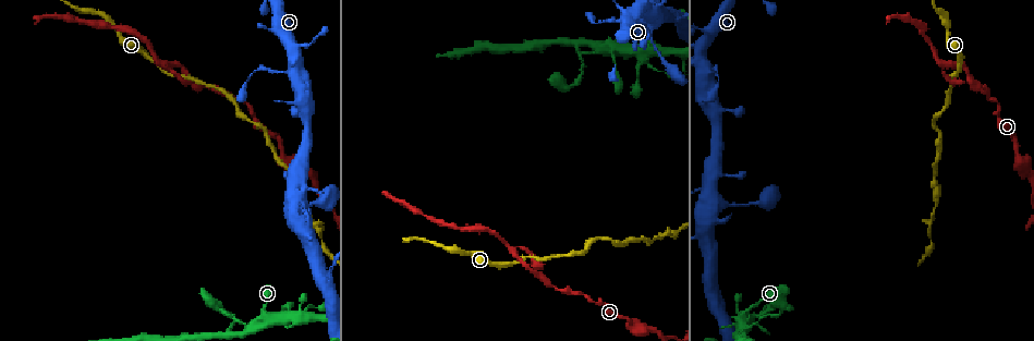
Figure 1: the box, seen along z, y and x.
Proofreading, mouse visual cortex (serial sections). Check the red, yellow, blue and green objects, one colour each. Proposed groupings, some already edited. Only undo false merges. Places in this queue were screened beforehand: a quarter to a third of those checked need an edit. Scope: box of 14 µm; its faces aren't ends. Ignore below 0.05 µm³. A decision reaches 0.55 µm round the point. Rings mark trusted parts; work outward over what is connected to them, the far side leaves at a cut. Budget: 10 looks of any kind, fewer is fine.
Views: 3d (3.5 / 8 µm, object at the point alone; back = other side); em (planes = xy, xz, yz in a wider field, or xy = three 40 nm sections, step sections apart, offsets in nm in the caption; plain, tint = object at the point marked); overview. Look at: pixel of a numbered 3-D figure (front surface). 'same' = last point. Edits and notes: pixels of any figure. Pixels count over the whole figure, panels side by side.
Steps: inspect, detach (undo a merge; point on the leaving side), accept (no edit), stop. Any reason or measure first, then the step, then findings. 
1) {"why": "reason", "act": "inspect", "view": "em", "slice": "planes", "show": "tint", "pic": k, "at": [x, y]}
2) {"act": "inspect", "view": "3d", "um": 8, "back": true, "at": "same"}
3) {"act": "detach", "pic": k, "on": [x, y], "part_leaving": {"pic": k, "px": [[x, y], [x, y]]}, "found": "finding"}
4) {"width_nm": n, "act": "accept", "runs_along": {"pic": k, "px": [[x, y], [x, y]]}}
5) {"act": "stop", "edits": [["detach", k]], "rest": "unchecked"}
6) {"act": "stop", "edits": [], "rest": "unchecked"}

{"why": "a narrow waist", "act": "inspect", "view": "3d", "um": 3.5, "pic": 1, "at": [985, 88]}

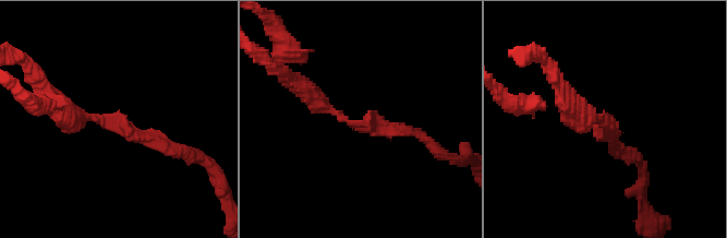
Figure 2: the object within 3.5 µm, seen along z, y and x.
{"arm_widths_nm": [200, 350], "act": "inspect", "view": "em", "slice": "planes", "show": "tint", "pic": 2, "at": [341, 116]}

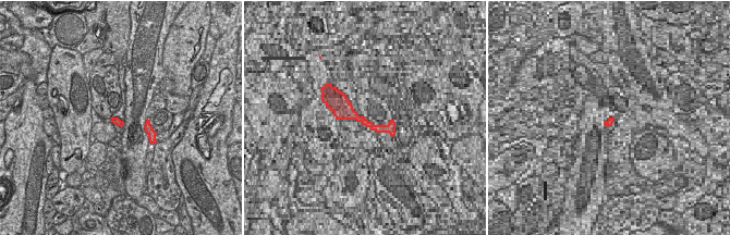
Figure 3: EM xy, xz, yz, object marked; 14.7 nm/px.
{"act": "accept", "runs_along": {"pic": 2, "px": [[161, 144], [95, 117], [71, 117], [48, 91]]}, "found": "continuous, no second cell"}

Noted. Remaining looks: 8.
{"why": "side arm on a straight run", "act": "inspect", "view": "3d", "um": 8, "back": true, "pic": 1, "at": [510, 250]}

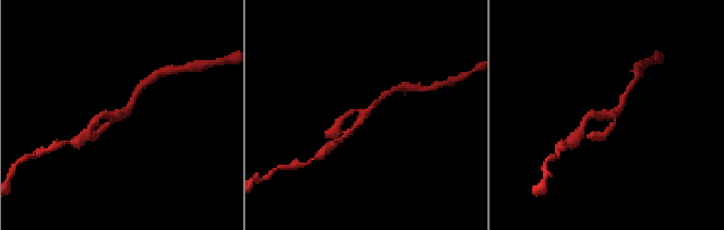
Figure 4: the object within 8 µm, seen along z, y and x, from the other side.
{"arms": 3, "arm_widths_nm": [150, 200, 200], "why": "shape alone is not enough", "act": "inspect", "view": "em", "slice": "xy", "step": 2, "show": "tint", "pic": 4, "at": [117, 113]}

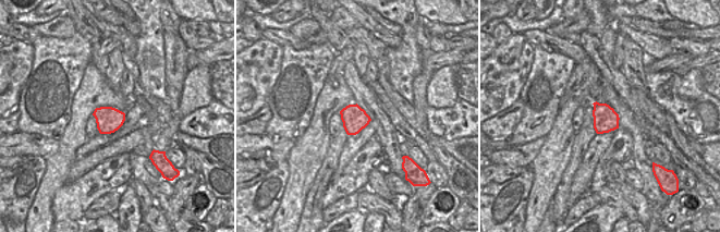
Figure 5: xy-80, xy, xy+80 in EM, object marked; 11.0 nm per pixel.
{"act": "detach", "pic": 4, "on": [101, 129], "part_leaving": {"pic": 4, "px": [[359, 110], [338, 121], [327, 136]]}, "found": "a second cell is stuck on"}

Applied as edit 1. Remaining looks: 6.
{"why": "redraw", "act": "inspect", "view": "overview"}

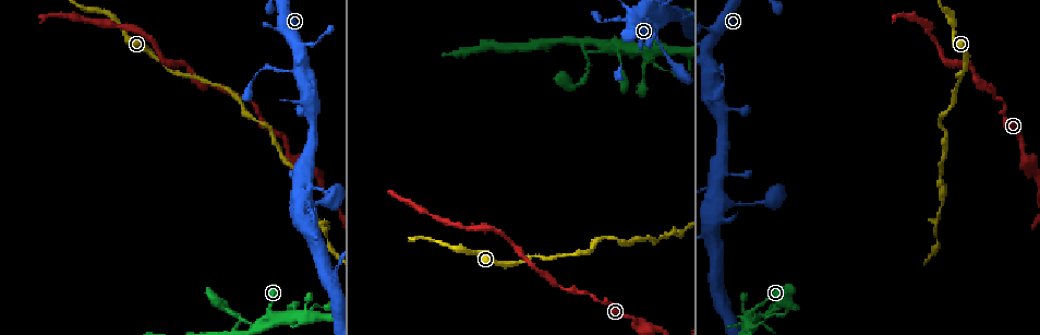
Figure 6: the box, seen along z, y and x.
{"why": "three-way junction", "act": "inspect", "view": "3d", "um": 8, "pic": 6, "at": [293, 69]}

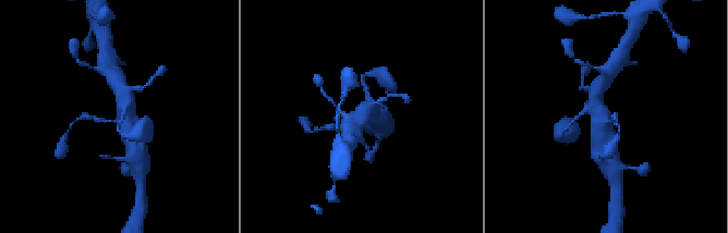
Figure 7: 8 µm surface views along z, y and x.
{"arms": 3, "arm_widths_nm": [150, 500, 600], "act": "inspect", "view": "em", "slice": "xy", "step": 3, "show": "tint", "pic": 7, "at": [117, 119]}

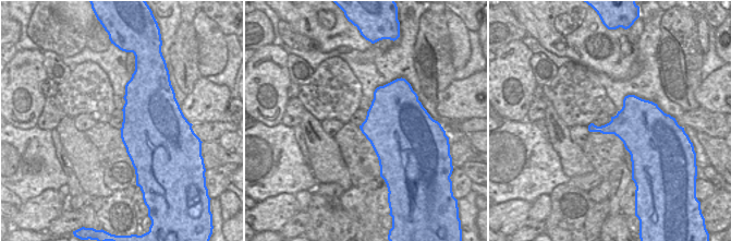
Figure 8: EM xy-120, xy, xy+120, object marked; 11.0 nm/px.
{"act": "accept", "runs_along": {"pic": 7, "px": [[122, 90], [135, 150]]}, "found": "one cell here"}

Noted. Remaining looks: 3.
{"why": "a fork", "act": "inspect", "view": "3d", "um": 3.5, "pic": 6, "at": [724, 204]}

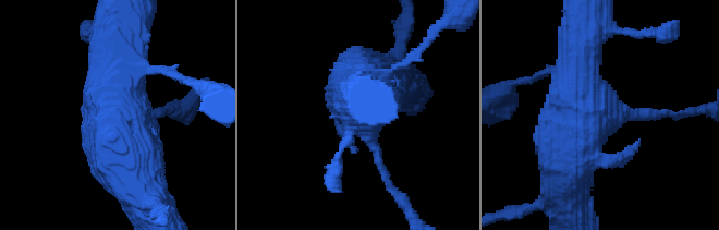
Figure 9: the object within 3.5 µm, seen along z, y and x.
{"act": "inspect", "view": "em", "slice": "xy", "step": 3, "show": "tint", "pic": 9, "at": [605, 121]}

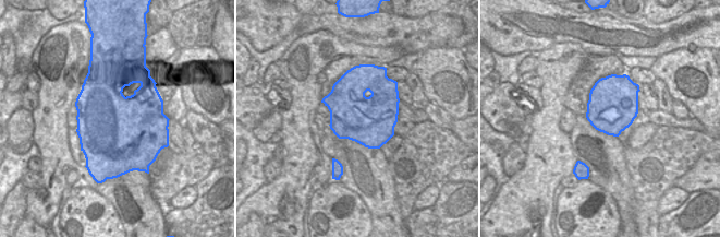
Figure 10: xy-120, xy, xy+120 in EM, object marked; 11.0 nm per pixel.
{"act": "inspect", "view": "em", "slice": "planes", "show": "tint", "at": "same"}

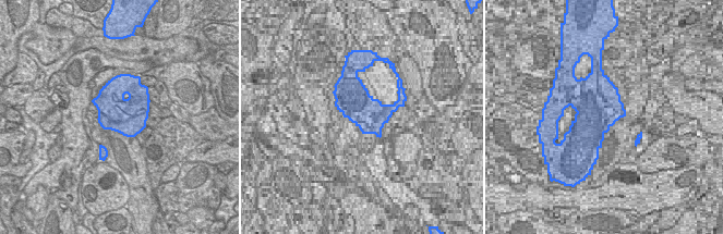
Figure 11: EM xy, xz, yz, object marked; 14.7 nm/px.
{"act": "accept", "runs_along": {"pic": 9, "px": [[104, 48], [100, 146], [121, 182]]}, "found": "all the same cell"}

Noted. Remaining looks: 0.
{"act": "stop", "edits": [["detach", 4]], "rest": "unchecked"}

